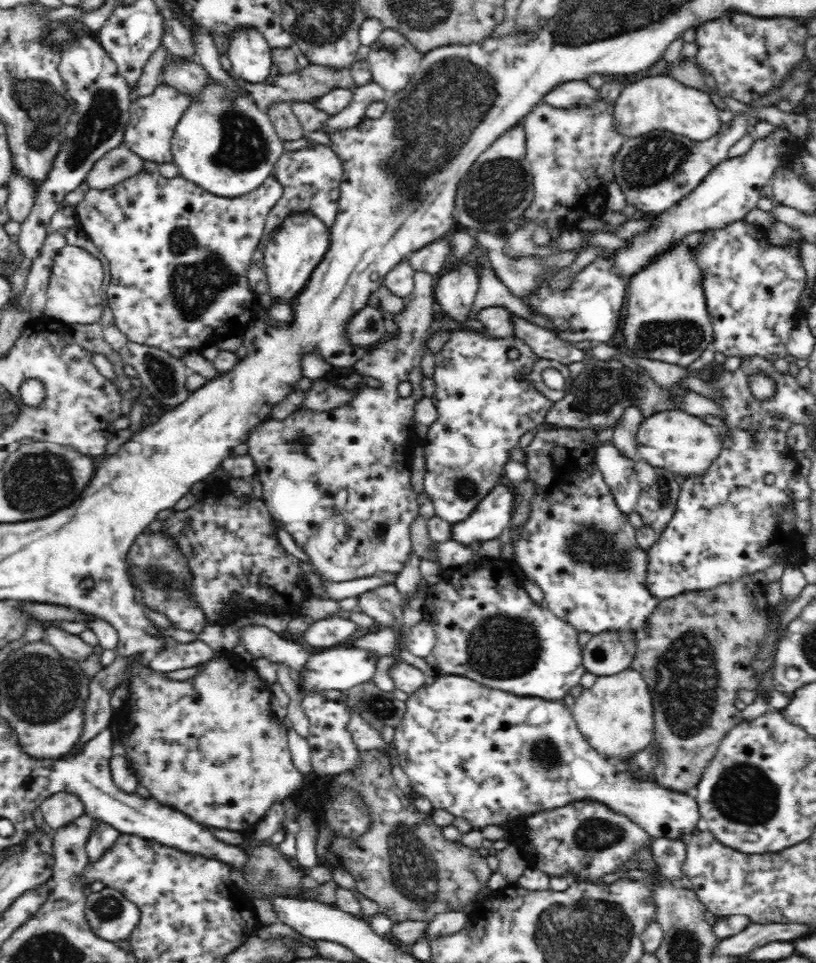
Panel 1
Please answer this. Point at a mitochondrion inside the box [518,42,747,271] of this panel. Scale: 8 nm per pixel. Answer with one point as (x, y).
(651, 161)

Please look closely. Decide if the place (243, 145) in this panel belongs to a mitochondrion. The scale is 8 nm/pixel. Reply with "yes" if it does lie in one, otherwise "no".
yes

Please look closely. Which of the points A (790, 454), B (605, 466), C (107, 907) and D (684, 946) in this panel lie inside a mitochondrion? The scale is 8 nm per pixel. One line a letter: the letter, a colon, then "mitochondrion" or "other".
A: other
B: other
C: mitochondrion
D: mitochondrion

